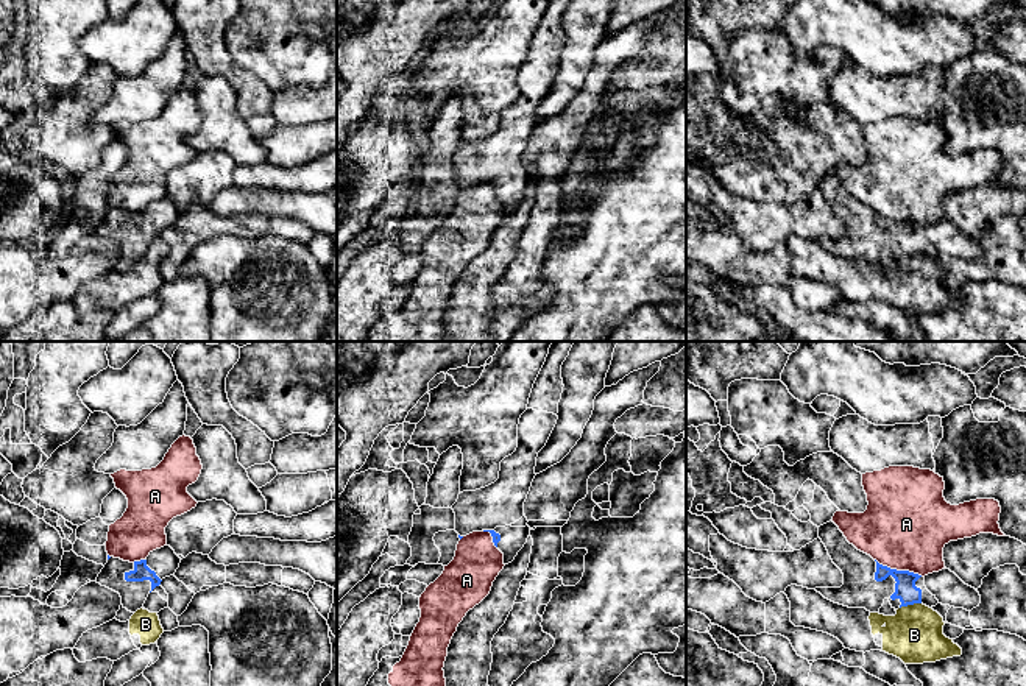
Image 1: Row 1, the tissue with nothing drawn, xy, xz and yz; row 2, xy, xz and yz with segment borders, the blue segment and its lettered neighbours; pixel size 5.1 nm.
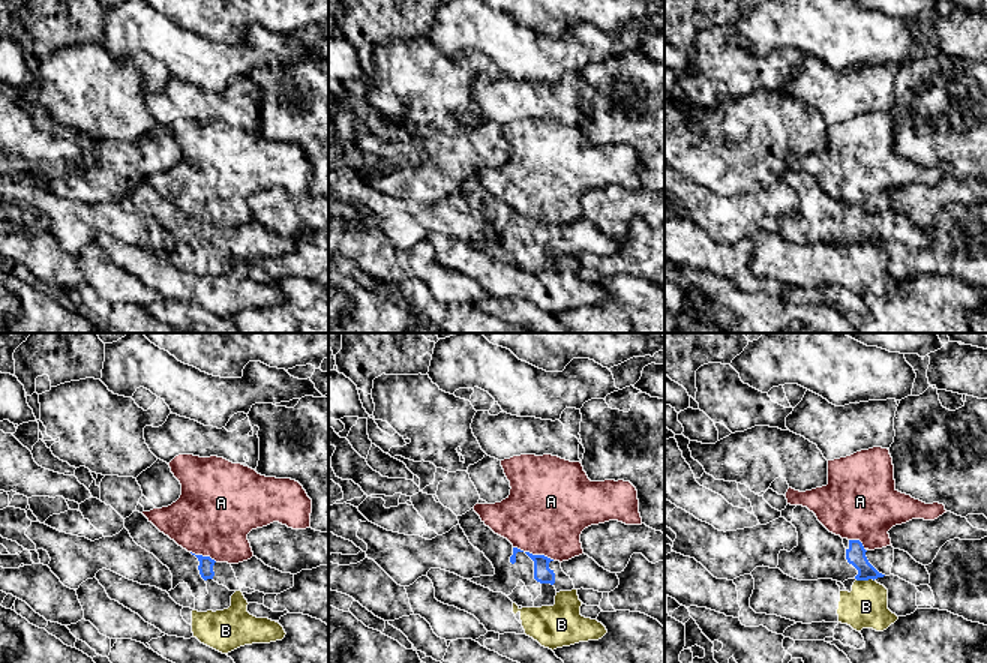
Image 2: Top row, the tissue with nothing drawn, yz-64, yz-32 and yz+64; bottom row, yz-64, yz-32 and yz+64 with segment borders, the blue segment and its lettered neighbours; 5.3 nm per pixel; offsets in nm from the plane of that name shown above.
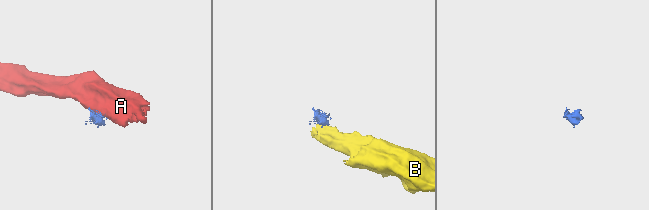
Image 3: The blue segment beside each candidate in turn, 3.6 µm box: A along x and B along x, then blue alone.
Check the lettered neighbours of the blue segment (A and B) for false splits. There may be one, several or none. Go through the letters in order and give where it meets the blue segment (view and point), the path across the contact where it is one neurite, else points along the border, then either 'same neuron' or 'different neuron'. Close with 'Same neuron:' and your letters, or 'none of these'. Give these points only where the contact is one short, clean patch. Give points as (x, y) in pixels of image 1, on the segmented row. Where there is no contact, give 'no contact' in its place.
A: meets blue in yz at (898, 571); border along yz (875, 558), (891, 568), (908, 569), (922, 576); different neuron
B: meets blue in yz at (909, 604); border along yz (920, 602), (900, 608); different neuron
Same neuron: none of these

